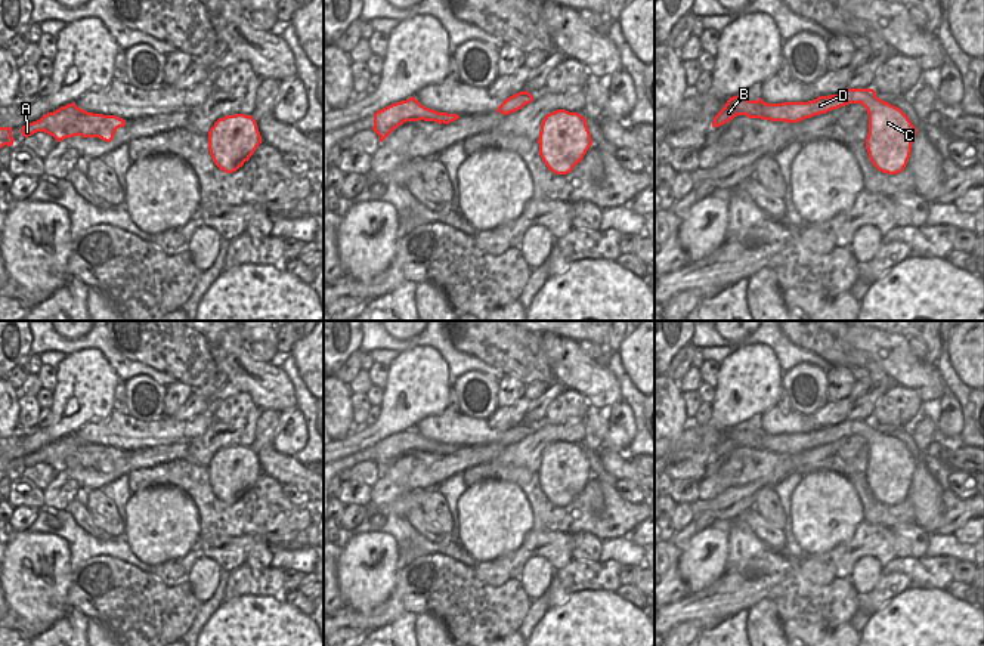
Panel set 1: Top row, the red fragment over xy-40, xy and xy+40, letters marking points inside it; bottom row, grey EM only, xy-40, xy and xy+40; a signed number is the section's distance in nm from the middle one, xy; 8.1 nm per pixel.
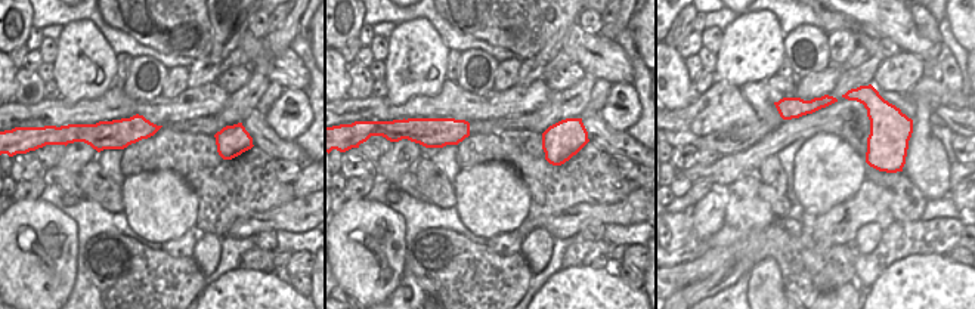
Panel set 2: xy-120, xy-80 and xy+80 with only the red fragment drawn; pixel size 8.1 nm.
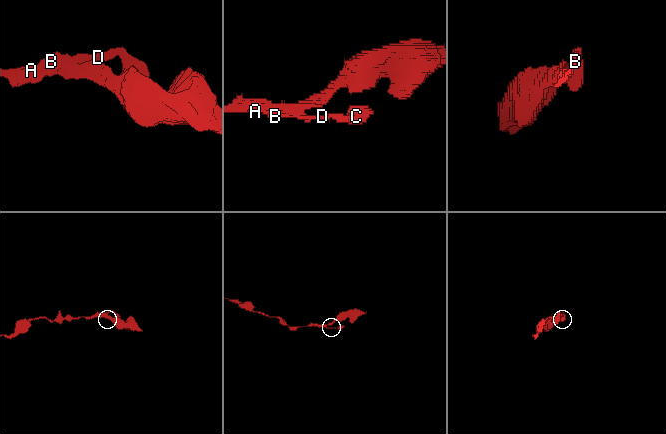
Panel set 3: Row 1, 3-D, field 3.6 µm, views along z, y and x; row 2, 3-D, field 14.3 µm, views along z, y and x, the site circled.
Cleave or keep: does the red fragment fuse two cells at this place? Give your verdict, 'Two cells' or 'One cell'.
Two cells

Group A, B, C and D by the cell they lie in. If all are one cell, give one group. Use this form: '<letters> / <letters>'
A B / C D

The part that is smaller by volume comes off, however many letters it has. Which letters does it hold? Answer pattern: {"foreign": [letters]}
{"foreign": ["C", "D"]}

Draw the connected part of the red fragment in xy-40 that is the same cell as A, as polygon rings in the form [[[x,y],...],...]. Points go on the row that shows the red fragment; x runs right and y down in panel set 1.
[[[74,102],[44,114],[37,121],[22,126],[21,133],[28,137],[37,132],[44,132],[58,142],[74,136],[99,137],[111,142],[115,132],[124,126],[126,120],[117,115],[87,112]]]

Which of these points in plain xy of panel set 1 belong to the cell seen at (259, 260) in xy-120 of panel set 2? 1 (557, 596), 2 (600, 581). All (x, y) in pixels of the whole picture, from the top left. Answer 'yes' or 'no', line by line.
1: yes
2: yes

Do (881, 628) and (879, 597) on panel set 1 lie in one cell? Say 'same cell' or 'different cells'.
different cells

